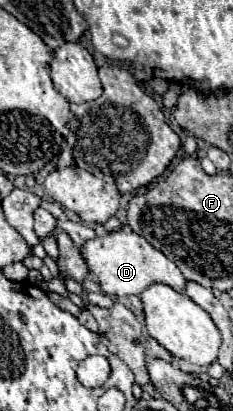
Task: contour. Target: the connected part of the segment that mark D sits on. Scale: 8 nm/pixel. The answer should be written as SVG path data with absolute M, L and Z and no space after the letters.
M114 231L104 237L96 237L84 243L82 255L92 273L98 275L98 283L102 291L110 297L124 297L124 295L138 295L152 283L170 285L174 291L184 291L186 279L178 271L176 263L170 261L162 251L154 249L144 237L132 231Z

